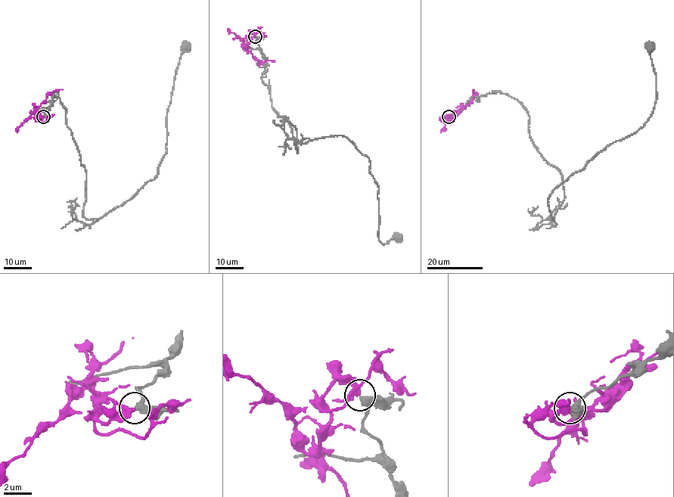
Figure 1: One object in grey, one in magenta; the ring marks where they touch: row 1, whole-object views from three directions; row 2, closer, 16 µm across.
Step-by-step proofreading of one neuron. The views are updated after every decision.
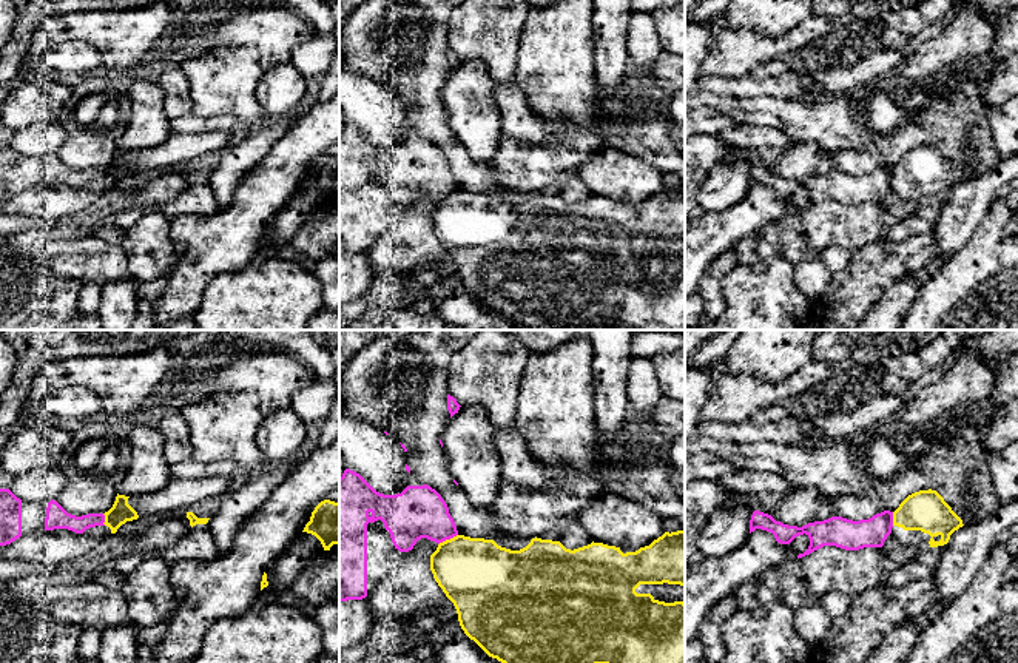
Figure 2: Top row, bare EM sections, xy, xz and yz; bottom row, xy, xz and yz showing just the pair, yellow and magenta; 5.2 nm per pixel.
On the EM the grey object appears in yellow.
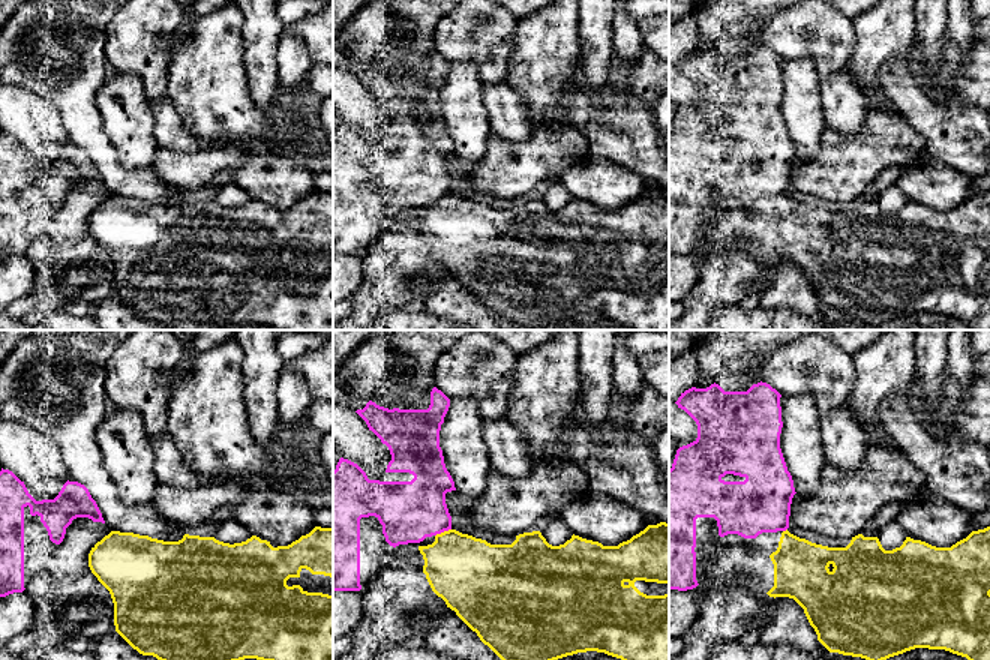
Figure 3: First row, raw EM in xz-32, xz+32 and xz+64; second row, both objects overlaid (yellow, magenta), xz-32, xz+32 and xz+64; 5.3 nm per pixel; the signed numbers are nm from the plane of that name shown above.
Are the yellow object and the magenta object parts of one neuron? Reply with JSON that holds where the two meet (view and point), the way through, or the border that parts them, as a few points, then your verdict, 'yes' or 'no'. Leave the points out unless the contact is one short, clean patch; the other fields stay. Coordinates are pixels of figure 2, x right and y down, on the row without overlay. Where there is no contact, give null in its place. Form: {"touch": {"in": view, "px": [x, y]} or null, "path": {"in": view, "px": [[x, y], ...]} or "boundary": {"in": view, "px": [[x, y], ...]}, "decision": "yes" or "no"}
{"touch": {"in": "xz", "px": [448, 195]}, "boundary": {"in": "xz", "px": [[457, 188], [438, 199]]}, "decision": "no"}

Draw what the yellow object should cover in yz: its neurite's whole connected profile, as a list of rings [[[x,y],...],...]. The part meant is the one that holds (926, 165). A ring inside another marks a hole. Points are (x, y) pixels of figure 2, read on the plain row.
[[[936,145],[908,150],[893,167],[892,190],[904,200],[922,205],[949,197],[962,174]]]

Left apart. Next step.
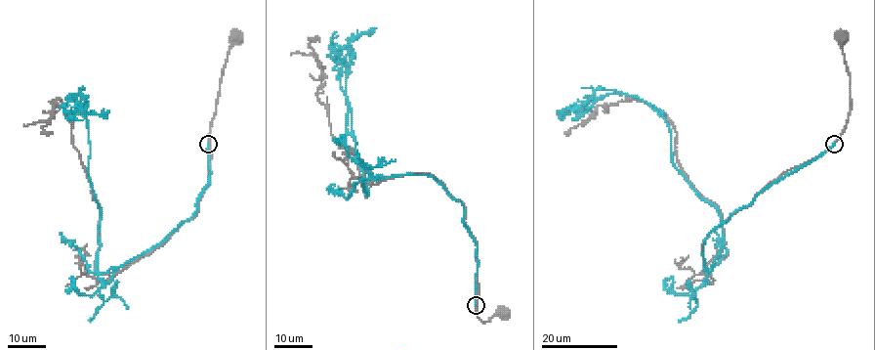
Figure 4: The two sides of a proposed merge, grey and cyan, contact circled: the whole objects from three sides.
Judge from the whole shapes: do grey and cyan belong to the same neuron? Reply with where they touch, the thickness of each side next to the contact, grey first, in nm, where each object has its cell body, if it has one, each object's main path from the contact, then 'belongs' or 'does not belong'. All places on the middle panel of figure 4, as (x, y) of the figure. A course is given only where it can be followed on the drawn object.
place (476, 305); calibres 200 and 240 nm; soma grey (503, 313); soma cyan none; course grey (476, 305), (477, 314), (483, 322), (495, 313), (502, 313); course cyan (476, 305), (477, 244), (463, 204), (424, 174), (366, 180), (365, 194), (340, 72), (351, 39), (376, 28); does not belong

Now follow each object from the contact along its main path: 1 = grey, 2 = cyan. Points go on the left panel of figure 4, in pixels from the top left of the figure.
1: (208, 144), (221, 75), (230, 42), (235, 38)
2: (208, 144), (209, 183), (196, 212), (99, 273), (85, 103), (72, 96), (84, 112), (108, 111)

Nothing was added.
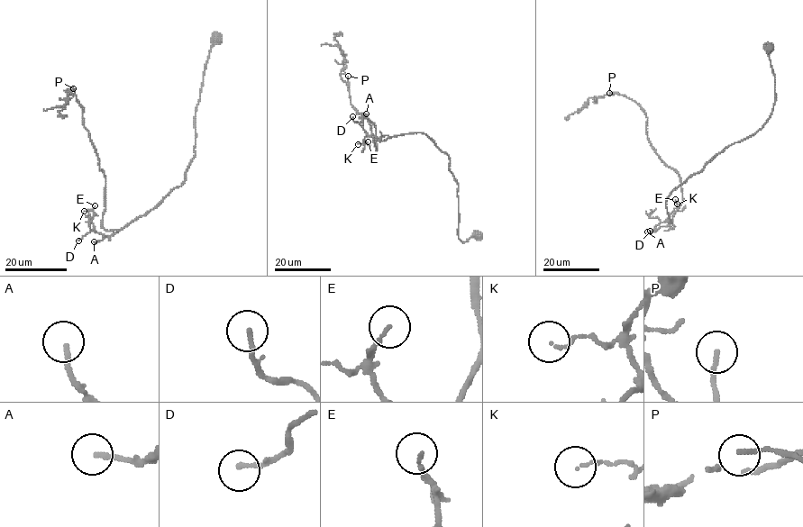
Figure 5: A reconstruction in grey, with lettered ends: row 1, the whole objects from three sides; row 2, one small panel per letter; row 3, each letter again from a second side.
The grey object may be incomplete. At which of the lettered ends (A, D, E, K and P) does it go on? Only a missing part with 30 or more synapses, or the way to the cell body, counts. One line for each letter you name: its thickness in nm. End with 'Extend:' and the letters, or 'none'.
A: Thickness 160 nm
Extend: A

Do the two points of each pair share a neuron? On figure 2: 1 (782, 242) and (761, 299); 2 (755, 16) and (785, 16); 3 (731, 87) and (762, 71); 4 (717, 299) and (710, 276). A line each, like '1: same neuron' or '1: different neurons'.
1: different neurons
2: same neuron
3: different neurons
4: same neuron

